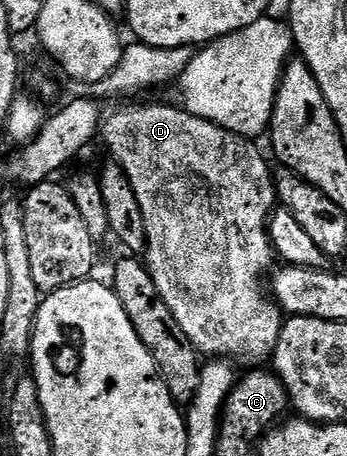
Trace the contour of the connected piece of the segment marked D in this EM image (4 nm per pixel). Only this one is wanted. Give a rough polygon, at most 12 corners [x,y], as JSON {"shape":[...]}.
{"shape":[[172,105],[107,114],[196,352],[267,362],[267,159]]}

